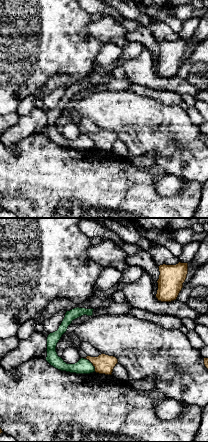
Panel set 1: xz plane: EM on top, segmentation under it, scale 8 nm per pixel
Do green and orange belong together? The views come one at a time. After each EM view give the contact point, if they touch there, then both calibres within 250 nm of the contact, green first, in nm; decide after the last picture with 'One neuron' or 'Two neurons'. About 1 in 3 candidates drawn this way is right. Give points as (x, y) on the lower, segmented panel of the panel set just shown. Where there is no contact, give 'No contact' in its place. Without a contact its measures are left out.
Touches green at (91, 363). Thickness 120 nm (green) against 160 nm

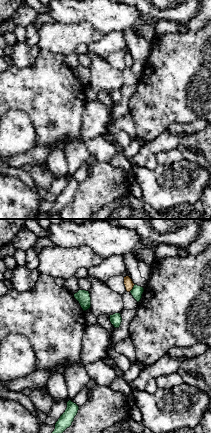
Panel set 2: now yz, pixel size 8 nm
Touches green at (133, 288). Thickness 90 nm (green) against 70 nm

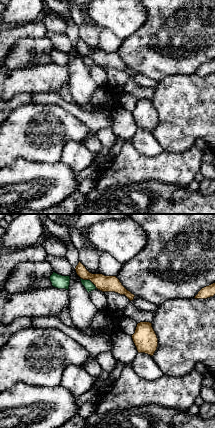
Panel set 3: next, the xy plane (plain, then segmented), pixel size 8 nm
Touches green at (89, 280). Thickness 80 nm (green) against 130 nm

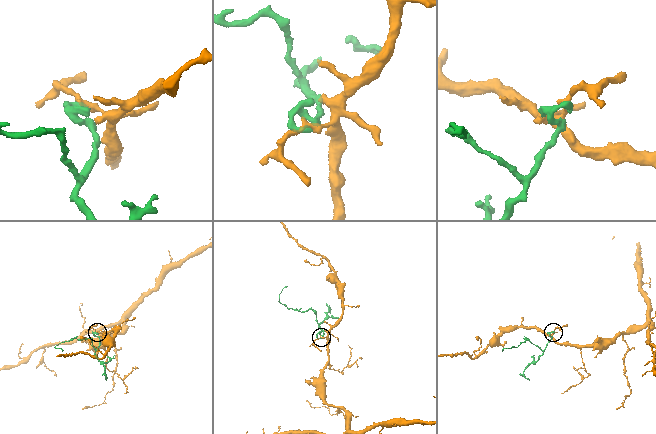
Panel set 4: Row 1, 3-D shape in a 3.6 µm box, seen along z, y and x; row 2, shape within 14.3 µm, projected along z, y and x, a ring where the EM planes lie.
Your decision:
Two neurons

